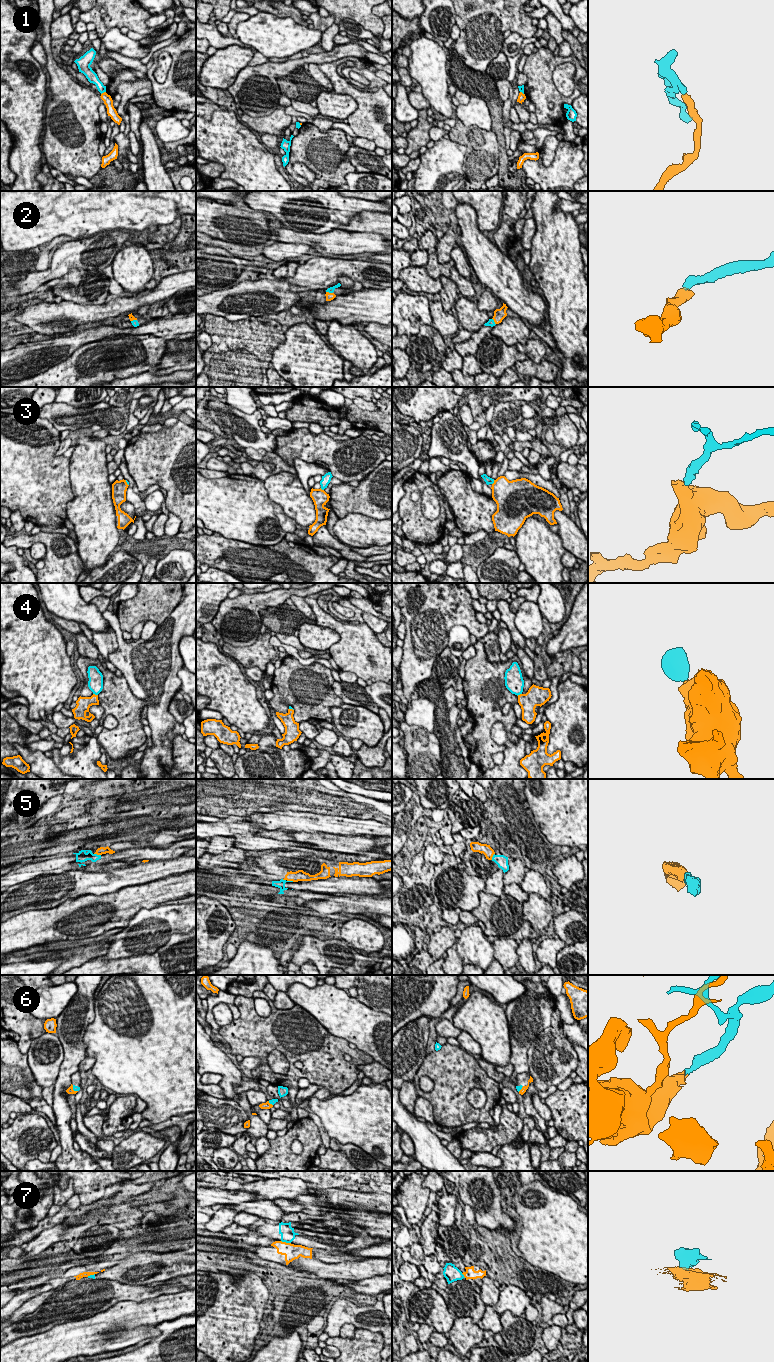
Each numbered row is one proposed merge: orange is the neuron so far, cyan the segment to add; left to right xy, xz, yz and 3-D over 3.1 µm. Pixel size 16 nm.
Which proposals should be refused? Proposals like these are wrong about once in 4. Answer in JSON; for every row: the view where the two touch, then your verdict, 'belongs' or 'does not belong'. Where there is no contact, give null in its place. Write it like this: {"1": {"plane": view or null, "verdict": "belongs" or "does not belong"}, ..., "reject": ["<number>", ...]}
{"1": {"plane": "xy", "verdict": "belongs"}, "2": {"plane": "xz", "verdict": "belongs"}, "3": {"plane": "yz", "verdict": "belongs"}, "4": {"plane": "xy", "verdict": "belongs"}, "5": {"plane": "xy", "verdict": "does not belong"}, "6": {"plane": "xy", "verdict": "belongs"}, "7": {"plane": "xz", "verdict": "does not belong"}, "reject": ["5", "7"]}

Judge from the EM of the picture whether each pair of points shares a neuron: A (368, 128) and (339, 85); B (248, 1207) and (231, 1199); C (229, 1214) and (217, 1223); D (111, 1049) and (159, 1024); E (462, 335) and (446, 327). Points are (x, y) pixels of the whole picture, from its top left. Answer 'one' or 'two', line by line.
A: one
B: two
C: one
D: one
E: two

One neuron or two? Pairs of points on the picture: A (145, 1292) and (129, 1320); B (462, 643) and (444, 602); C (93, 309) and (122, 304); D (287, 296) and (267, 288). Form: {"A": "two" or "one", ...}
{"A": "two", "B": "two", "C": "one", "D": "one"}

